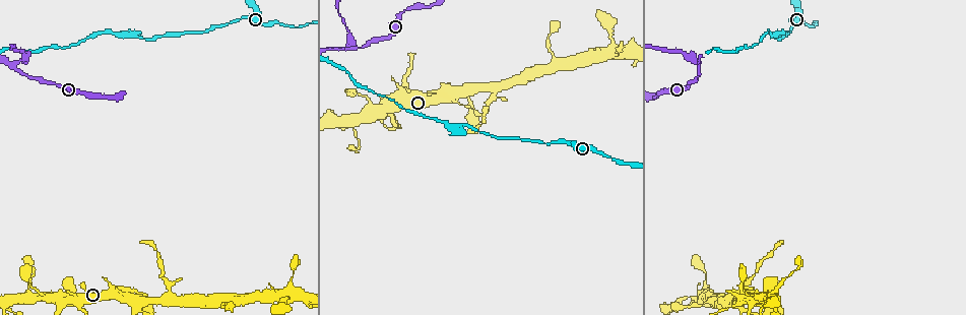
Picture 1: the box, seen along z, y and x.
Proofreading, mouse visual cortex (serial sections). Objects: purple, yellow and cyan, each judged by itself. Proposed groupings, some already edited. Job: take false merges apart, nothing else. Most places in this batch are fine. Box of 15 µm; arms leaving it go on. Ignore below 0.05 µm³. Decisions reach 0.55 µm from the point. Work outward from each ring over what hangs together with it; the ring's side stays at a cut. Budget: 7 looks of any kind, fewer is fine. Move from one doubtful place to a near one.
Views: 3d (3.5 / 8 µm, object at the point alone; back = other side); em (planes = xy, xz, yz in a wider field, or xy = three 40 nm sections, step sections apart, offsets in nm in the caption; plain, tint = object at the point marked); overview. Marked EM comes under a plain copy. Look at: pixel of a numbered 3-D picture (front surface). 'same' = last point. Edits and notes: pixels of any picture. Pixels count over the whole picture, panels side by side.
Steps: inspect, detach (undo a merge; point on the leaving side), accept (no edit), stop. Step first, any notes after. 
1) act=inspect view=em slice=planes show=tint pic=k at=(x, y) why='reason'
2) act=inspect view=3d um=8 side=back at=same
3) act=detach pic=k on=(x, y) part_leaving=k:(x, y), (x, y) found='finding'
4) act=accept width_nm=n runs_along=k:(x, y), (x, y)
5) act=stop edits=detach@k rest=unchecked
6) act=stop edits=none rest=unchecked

act=inspect view=3d um=3.5 pic=1 at=(772, 287) why='sharp bend'

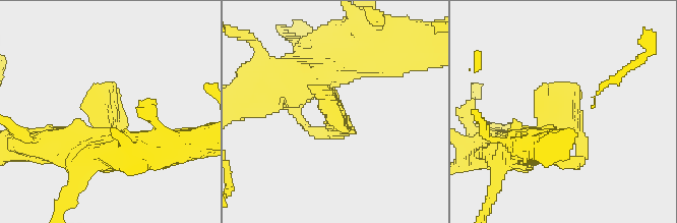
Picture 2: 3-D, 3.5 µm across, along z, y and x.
act=inspect view=em slice=xy step=5 show=tint pic=2 at=(560, 115)

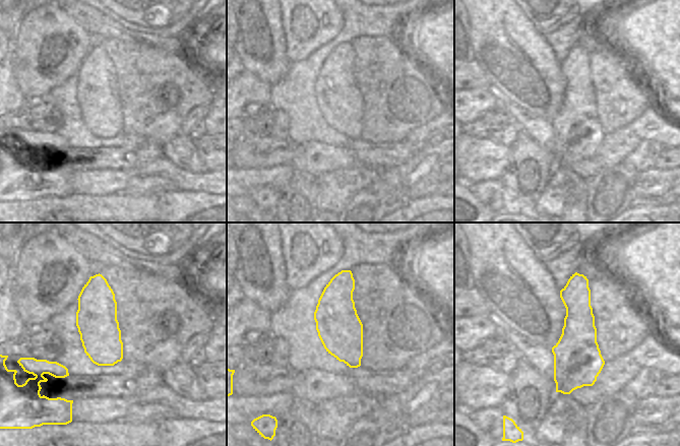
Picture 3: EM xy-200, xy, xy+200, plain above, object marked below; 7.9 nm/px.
act=accept runs_along=2:(519, 151), (561, 116), (587, 157) found='all the same cell'

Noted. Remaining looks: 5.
act=inspect view=3d um=3.5 pic=1 at=(753, 274)

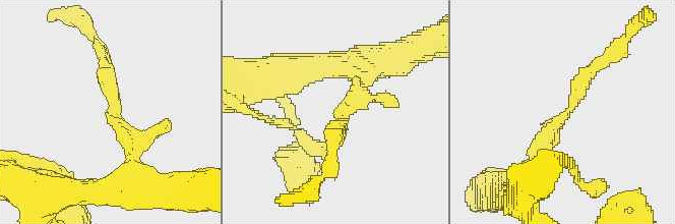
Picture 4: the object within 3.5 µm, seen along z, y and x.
act=inspect view=em slice=xy step=1 show=tint pic=4 at=(340, 119)

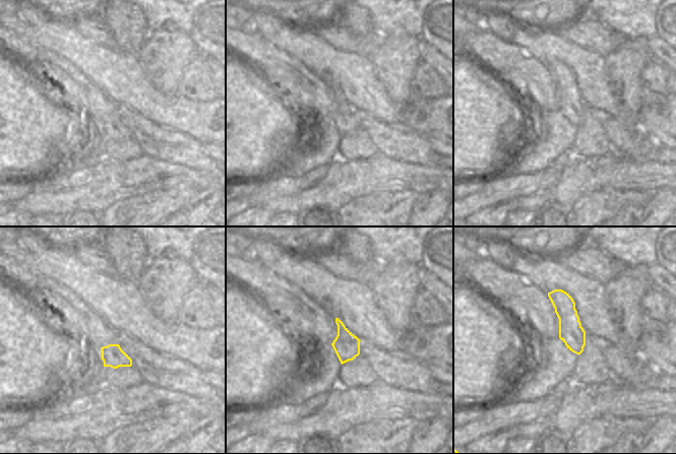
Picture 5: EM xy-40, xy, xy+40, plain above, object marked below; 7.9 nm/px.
act=accept runs_along=4:(528, 164), (569, 111), (579, 82), (608, 58) found='continuous, no second cell'

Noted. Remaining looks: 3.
act=inspect view=em slice=xy step=3 show=tint pic=1 at=(30, 281) why='sudden change in width'

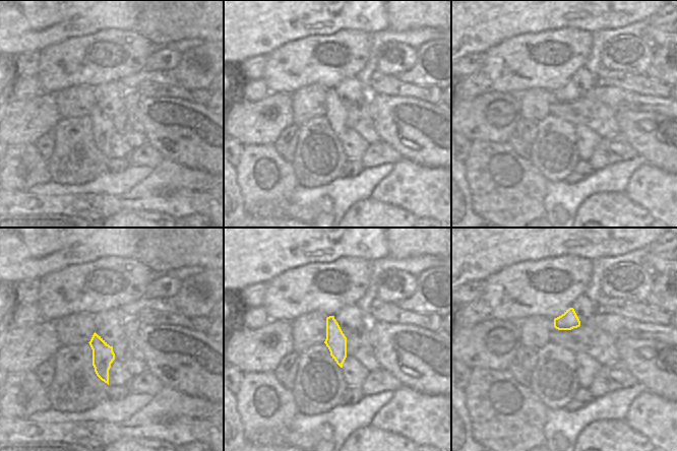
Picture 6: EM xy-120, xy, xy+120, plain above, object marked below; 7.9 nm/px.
act=inspect view=3d um=3.5 at=same

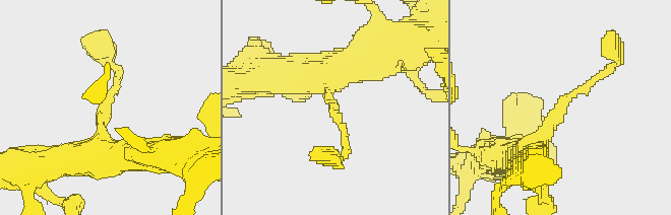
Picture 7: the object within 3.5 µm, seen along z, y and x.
act=accept arm_widths_nm=150,400 runs_along=7:(524, 153), (568, 97), (612, 66) found='one cell here'

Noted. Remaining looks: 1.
act=stop edits=none rest=unchecked

